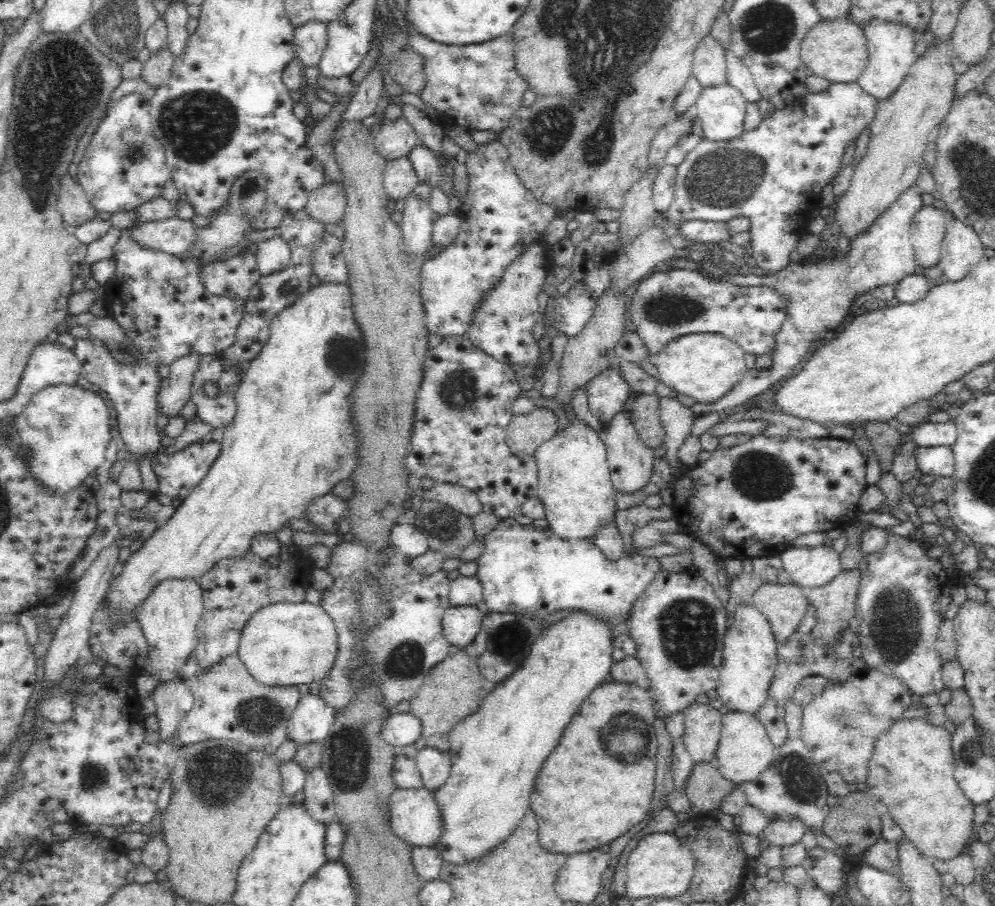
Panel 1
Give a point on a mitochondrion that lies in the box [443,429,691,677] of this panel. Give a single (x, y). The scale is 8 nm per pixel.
(508, 640)

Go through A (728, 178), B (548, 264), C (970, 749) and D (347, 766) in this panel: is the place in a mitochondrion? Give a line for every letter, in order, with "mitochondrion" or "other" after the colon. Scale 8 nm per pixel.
A: mitochondrion
B: other
C: mitochondrion
D: mitochondrion

